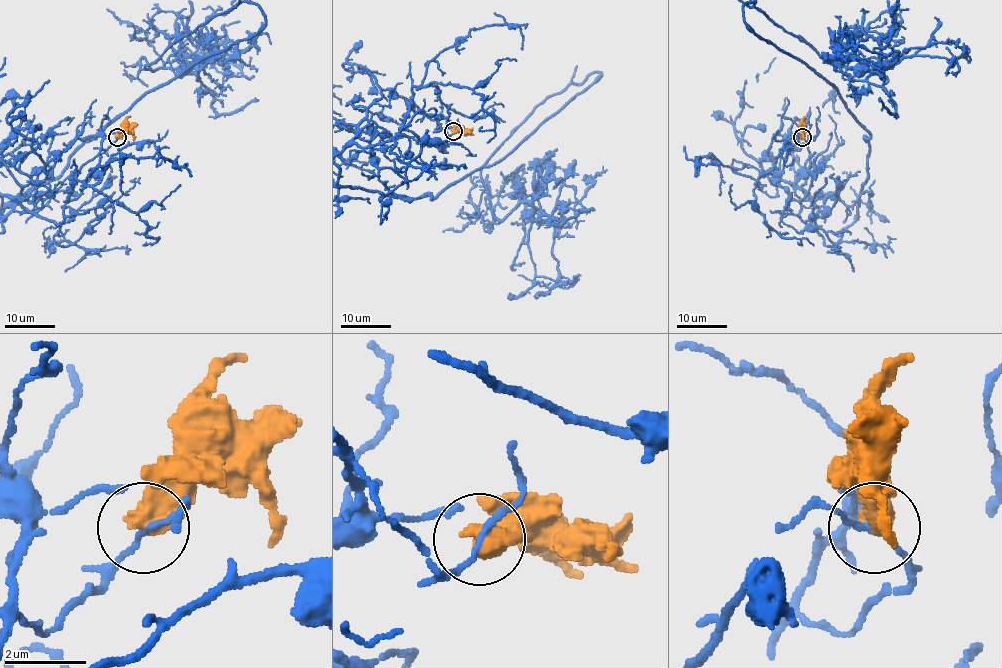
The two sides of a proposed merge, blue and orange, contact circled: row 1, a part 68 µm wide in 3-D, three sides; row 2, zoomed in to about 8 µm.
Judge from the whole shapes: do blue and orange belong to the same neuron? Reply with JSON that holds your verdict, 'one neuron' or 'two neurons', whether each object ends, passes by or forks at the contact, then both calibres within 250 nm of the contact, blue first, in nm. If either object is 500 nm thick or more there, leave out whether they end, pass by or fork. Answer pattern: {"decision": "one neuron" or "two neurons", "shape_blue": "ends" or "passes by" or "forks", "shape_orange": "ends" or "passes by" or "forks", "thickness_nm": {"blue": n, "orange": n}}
{"decision": "two neurons", "thickness_nm": {"blue": 120, "orange": 650}}

